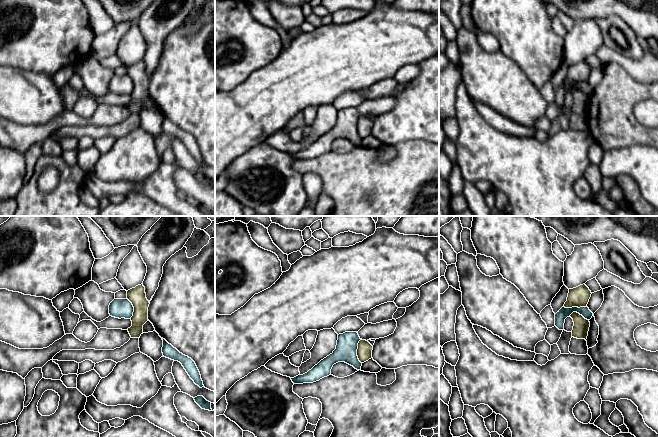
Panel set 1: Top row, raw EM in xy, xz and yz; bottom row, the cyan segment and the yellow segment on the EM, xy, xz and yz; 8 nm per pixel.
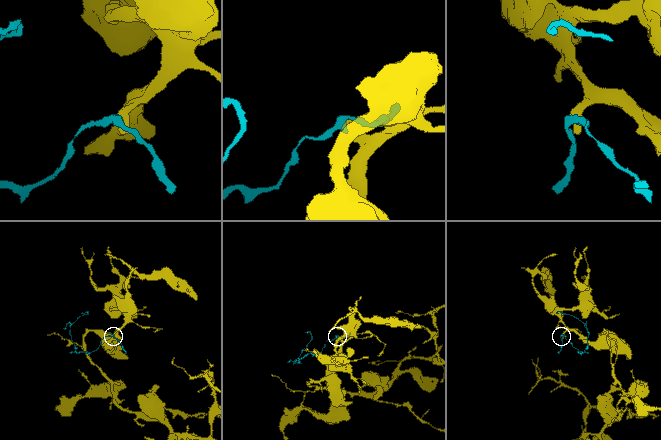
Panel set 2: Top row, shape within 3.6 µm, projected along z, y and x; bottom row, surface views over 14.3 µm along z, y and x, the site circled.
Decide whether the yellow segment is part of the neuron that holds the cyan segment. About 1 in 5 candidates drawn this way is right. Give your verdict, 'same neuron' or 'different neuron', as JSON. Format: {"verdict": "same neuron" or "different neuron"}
{"verdict": "different neuron"}

